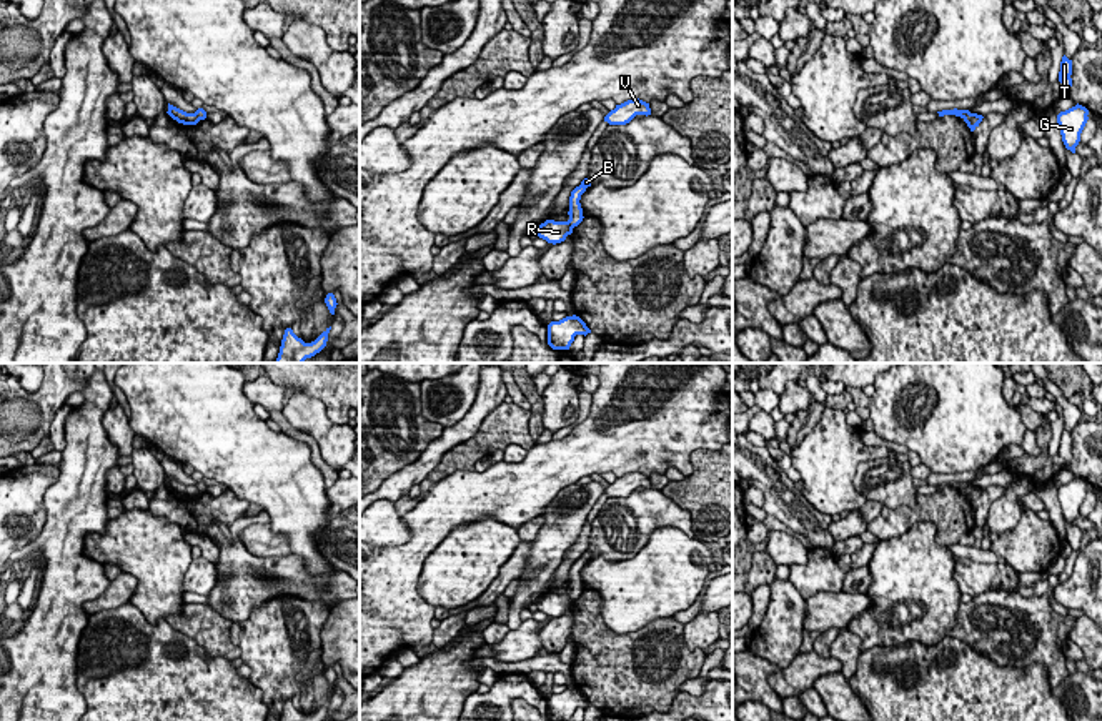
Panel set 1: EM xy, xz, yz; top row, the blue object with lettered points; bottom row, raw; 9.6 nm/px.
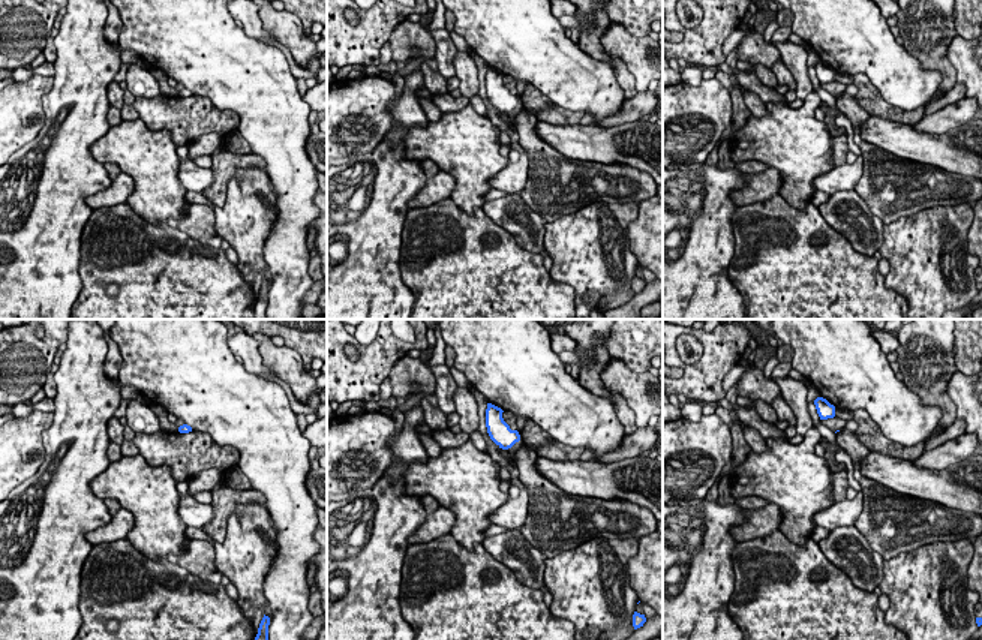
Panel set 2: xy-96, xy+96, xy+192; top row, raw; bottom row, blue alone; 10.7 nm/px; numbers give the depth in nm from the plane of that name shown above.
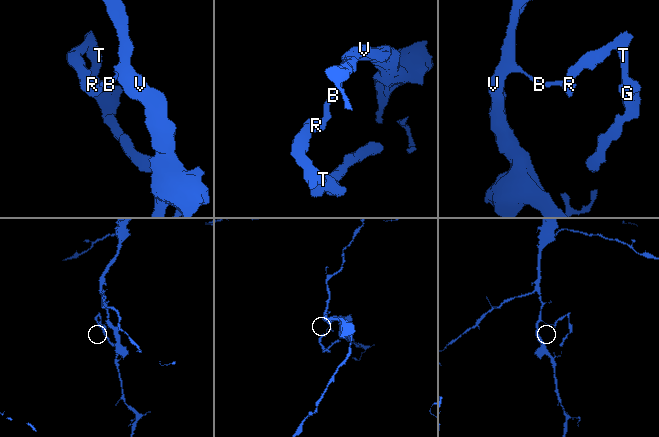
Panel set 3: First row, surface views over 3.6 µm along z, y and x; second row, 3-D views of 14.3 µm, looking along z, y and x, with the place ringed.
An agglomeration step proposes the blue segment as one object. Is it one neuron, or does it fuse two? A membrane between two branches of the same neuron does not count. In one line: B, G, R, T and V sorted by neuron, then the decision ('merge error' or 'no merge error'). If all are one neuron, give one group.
B V / G R T | merge error

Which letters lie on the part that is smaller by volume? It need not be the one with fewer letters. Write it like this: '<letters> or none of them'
G, R, T

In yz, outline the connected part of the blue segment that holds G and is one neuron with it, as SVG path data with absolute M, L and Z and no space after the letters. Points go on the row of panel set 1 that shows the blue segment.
M1079 103L1057 115L1062 142L1065 148L1070 150L1072 153L1075 153L1075 147L1080 142L1080 133L1089 120L1087 115L1089 115L1089 110Z

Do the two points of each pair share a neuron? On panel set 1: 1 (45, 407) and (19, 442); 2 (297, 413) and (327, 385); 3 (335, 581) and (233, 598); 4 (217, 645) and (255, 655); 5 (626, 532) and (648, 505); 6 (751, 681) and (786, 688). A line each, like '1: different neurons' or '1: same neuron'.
1: same neuron
2: different neurons
3: same neuron
4: different neurons
5: same neuron
6: different neurons

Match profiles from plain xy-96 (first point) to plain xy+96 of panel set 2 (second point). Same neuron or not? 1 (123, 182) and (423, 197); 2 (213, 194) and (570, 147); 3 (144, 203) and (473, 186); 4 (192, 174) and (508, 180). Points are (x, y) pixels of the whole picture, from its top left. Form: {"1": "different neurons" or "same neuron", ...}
{"1": "same neuron", "2": "different neurons", "3": "same neuron", "4": "same neuron"}

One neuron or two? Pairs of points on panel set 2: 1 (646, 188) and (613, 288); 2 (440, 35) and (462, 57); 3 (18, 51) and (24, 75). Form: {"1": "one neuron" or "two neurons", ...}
{"1": "two neurons", "2": "two neurons", "3": "two neurons"}

